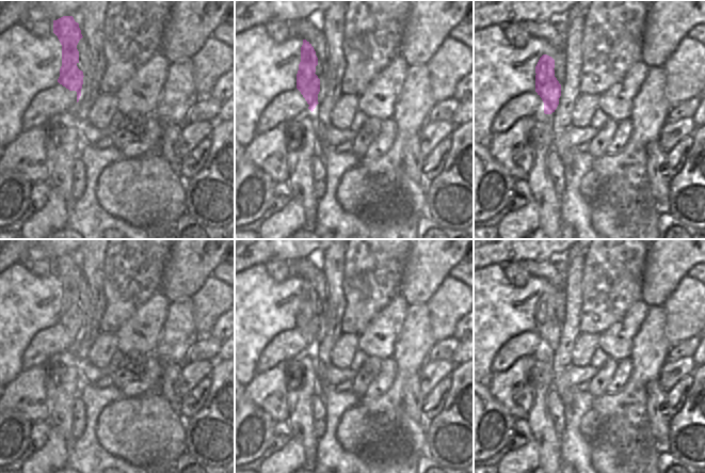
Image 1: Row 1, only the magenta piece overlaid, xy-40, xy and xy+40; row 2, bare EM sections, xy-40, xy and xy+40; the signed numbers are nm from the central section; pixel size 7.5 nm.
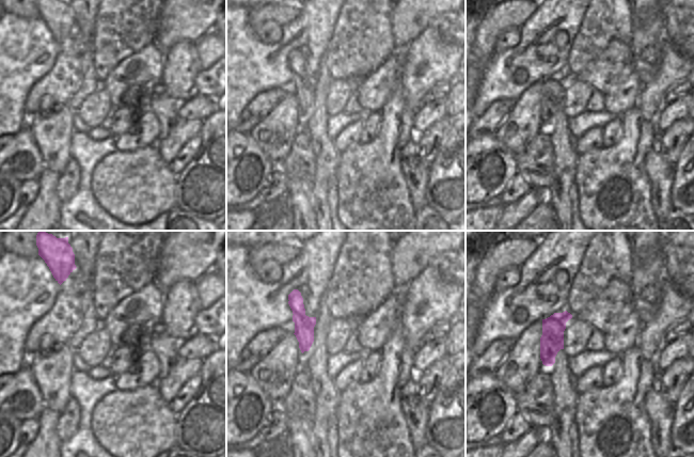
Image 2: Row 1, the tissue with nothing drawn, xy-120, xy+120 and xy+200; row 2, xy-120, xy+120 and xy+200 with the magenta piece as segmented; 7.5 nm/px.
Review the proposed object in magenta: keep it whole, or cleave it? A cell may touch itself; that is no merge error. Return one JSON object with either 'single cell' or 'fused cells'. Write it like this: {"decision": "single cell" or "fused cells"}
{"decision": "single cell"}

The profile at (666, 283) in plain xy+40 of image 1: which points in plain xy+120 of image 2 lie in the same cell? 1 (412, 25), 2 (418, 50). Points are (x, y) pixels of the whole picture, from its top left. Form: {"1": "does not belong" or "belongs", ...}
{"1": "belongs", "2": "does not belong"}

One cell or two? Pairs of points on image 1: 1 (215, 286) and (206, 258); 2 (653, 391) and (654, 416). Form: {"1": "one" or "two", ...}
{"1": "two", "2": "one"}

